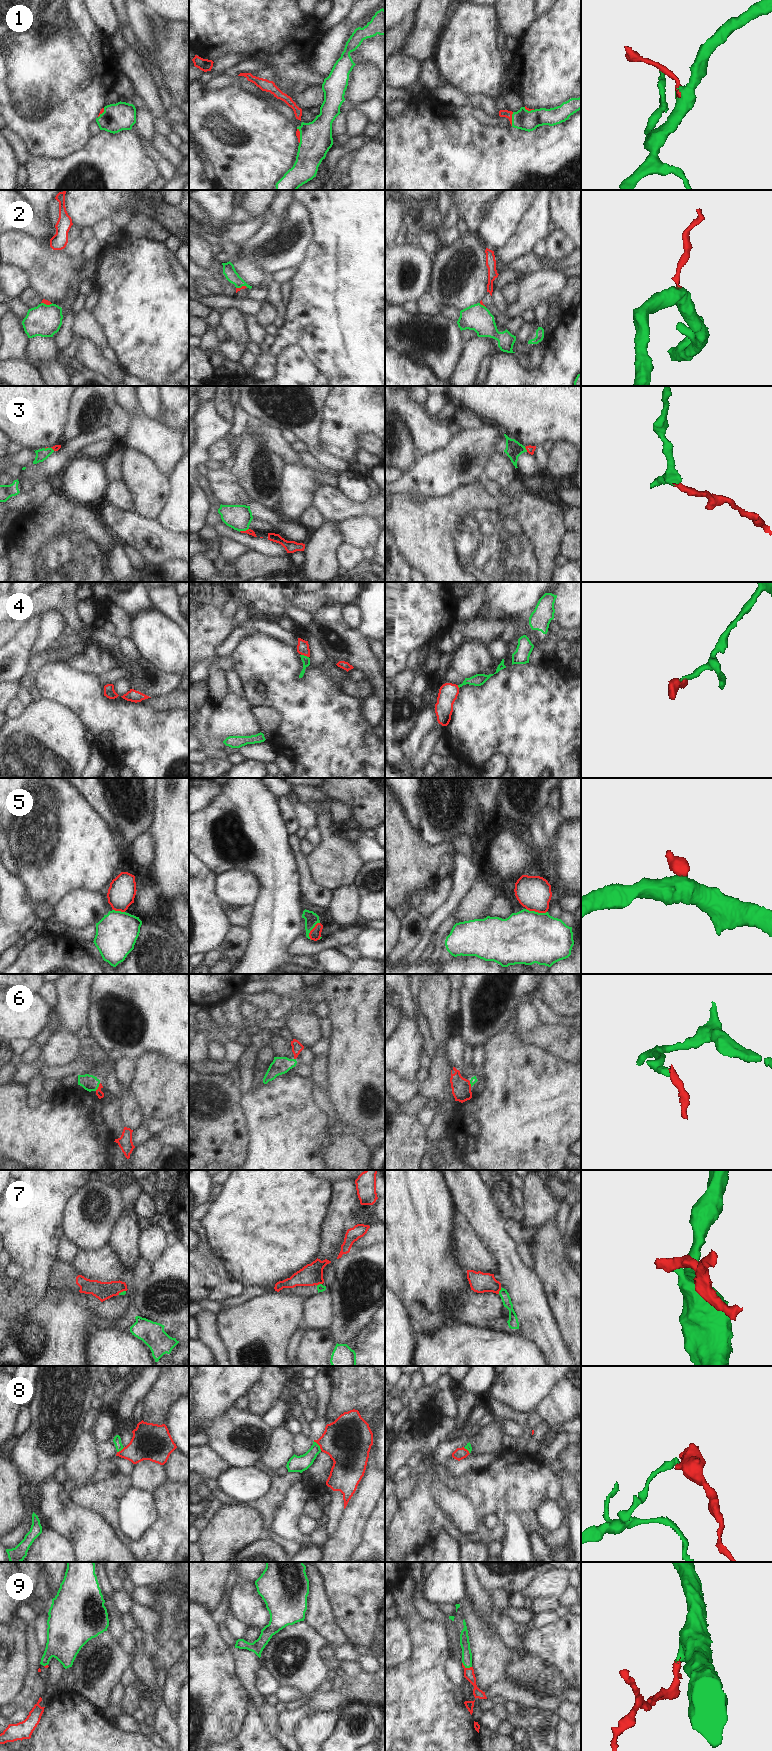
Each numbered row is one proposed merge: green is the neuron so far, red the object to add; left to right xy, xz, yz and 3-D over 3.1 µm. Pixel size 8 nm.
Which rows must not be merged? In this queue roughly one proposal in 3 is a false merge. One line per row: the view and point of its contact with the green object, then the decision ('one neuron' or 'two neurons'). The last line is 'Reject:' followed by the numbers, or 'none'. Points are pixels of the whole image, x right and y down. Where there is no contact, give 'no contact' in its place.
1: meets green in yz at (512, 119); one neuron
2: meets green in xy at (47, 305); two neurons
3: meets green in xz at (243, 530); one neuron
4: meets green in xz at (305, 656); one neuron
5: meets green in yz at (536, 912); two neurons
6: meets green in xy at (98, 1086); two neurons
7: meets green in yz at (499, 1291); two neurons
8: meets green in xz at (318, 1445); two neurons
9: meets green in yz at (466, 1667); one neuron
Reject: 2, 5, 6, 7, 8

